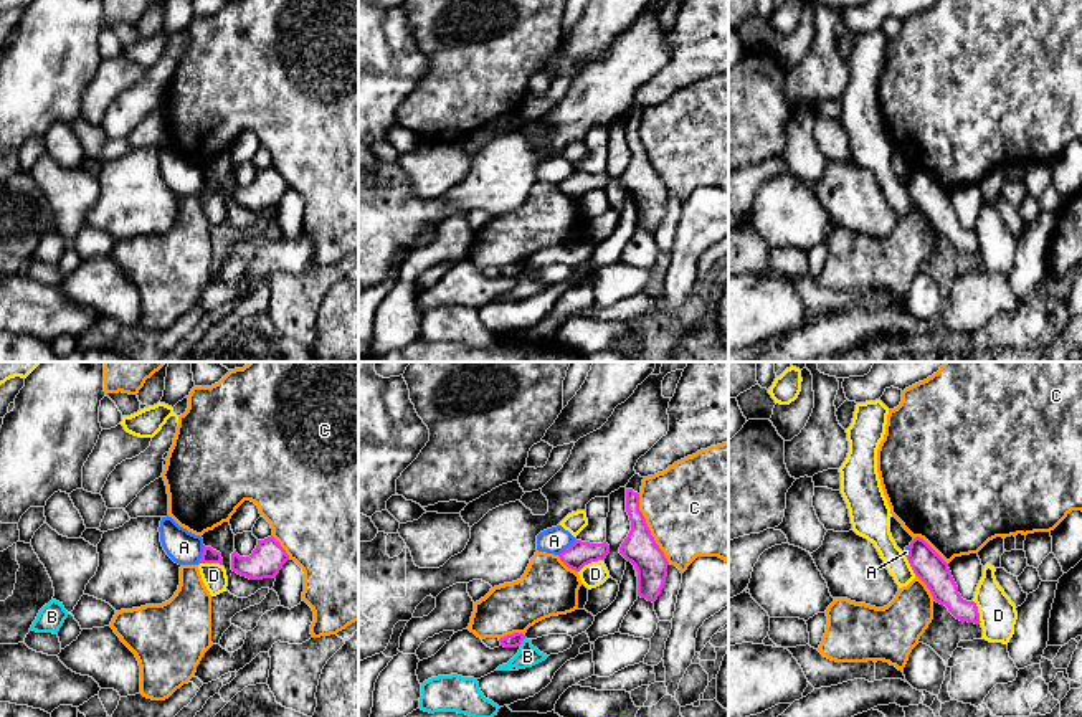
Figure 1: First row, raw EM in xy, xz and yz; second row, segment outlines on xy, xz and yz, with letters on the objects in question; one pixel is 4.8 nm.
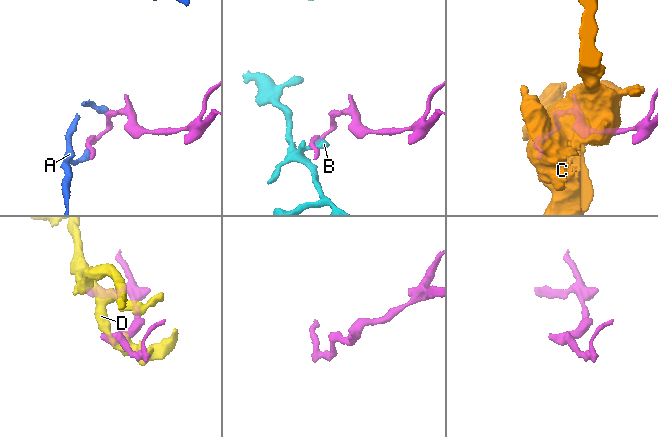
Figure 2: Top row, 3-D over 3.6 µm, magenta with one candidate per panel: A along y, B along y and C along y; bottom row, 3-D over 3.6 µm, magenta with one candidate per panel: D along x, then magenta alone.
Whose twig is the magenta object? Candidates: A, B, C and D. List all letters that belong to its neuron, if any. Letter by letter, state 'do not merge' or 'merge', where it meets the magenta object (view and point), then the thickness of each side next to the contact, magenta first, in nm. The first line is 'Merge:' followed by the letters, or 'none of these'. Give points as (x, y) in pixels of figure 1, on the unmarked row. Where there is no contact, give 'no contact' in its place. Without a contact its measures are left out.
Merge: none of these
A: do not merge | xy (202, 185) | 70/160 nm
B: do not merge | xz (522, 270) | 70/110 nm
C: do not merge | xz (648, 159) | 160/460 nm
D: do not merge | xy (210, 192) | 70/120 nm

